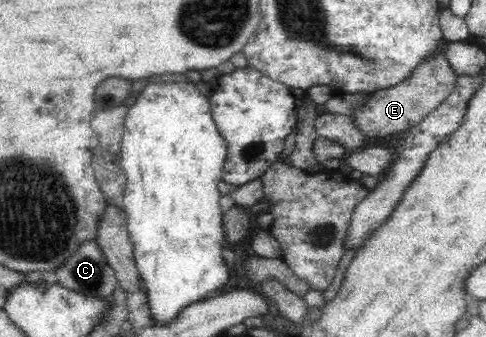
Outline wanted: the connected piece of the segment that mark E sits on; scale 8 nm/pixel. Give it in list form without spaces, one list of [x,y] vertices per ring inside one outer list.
[[[443,39],[438,54],[422,62],[414,74],[392,88],[384,89],[370,93],[368,100],[364,104],[357,106],[354,112],[349,115],[353,125],[367,139],[388,140],[394,134],[402,134],[402,131],[416,126],[426,118],[426,114],[436,110],[439,104],[445,102],[454,91],[457,78],[454,76],[452,69],[448,66],[446,59],[443,57],[443,48],[446,41]]]

